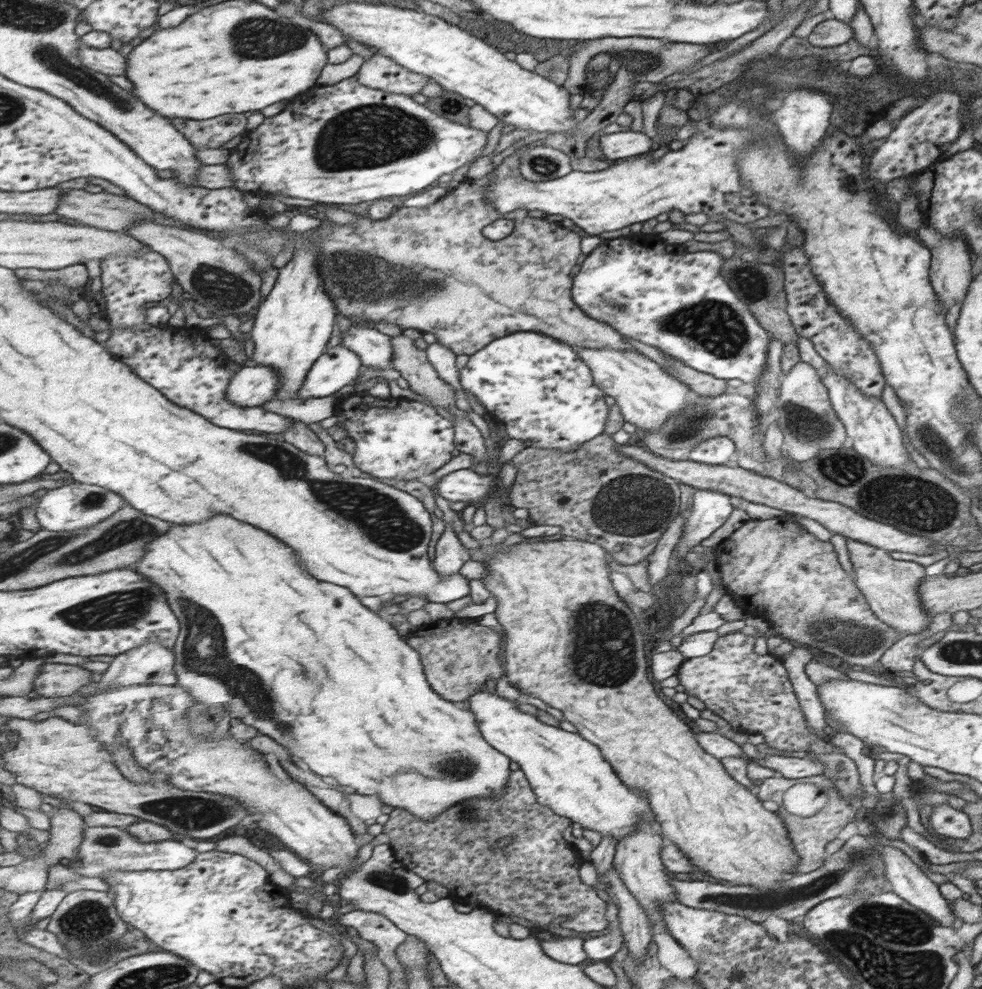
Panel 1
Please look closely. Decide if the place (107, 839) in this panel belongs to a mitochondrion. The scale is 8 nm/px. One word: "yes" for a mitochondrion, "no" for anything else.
yes

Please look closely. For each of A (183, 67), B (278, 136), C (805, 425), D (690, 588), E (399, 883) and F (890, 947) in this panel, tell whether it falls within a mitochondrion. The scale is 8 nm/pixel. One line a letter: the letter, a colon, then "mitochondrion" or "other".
A: other
B: other
C: mitochondrion
D: other
E: mitochondrion
F: mitochondrion

